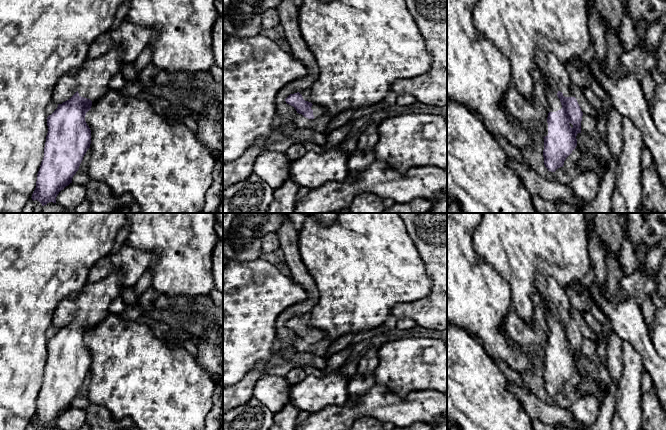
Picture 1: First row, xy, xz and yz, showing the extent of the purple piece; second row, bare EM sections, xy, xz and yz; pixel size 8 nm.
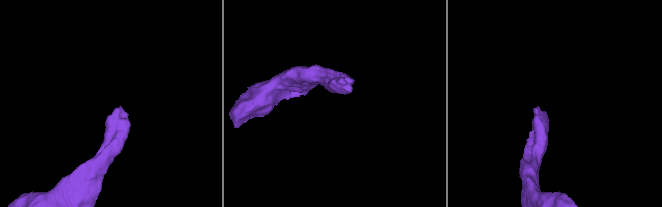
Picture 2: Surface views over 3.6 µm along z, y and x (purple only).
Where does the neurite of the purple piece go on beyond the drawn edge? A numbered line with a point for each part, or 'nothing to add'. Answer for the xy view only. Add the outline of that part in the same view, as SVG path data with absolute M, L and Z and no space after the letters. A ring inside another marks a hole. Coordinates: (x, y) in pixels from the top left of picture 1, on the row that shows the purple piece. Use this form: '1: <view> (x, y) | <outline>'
1: xy (93, 78) | M120 46L112 48L104 55L86 59L74 76L78 84L79 96L96 101L109 90L110 80L120 72L123 64Z

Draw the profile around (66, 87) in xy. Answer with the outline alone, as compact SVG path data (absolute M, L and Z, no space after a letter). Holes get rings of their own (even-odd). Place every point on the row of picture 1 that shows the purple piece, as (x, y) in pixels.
M69 74L62 76L53 91L52 101L57 104L69 100L78 91L78 84L74 78Z

